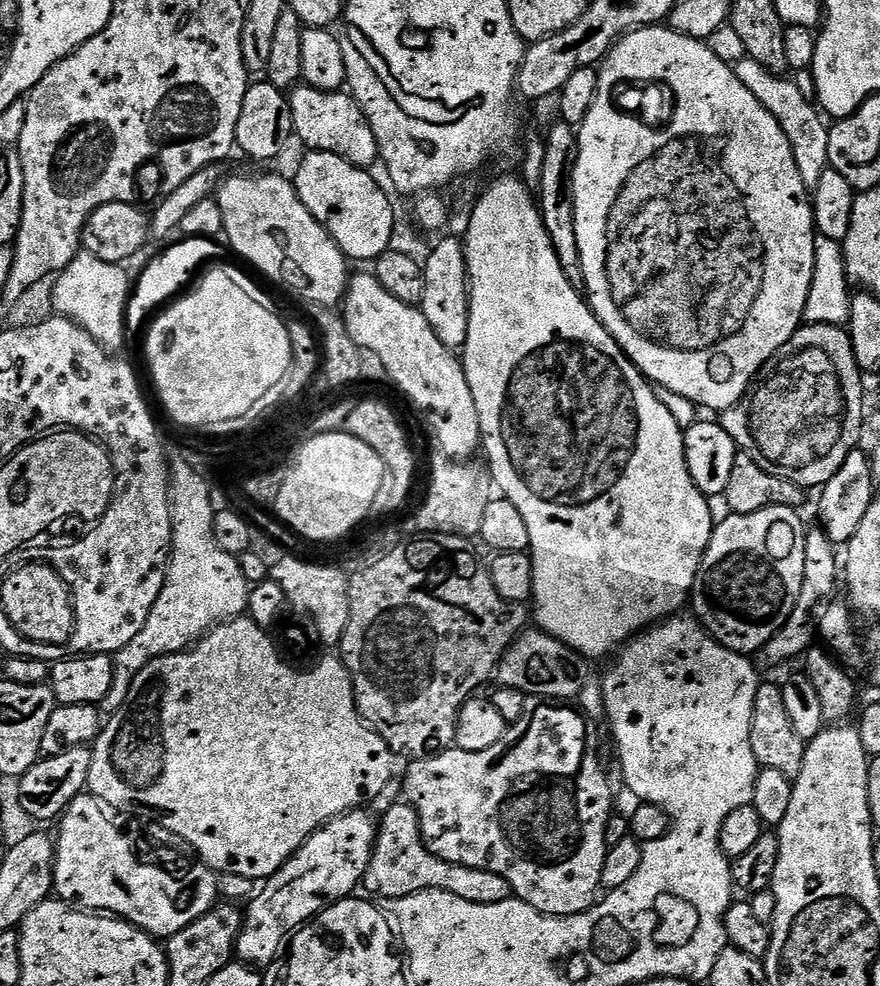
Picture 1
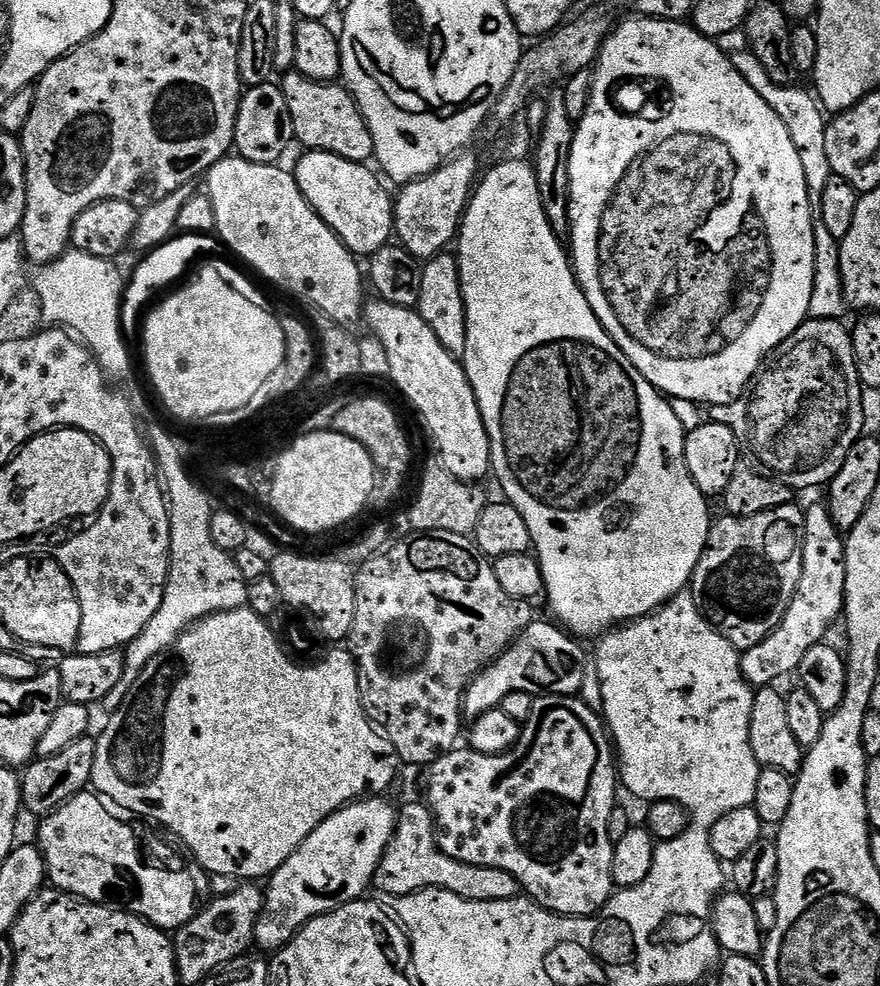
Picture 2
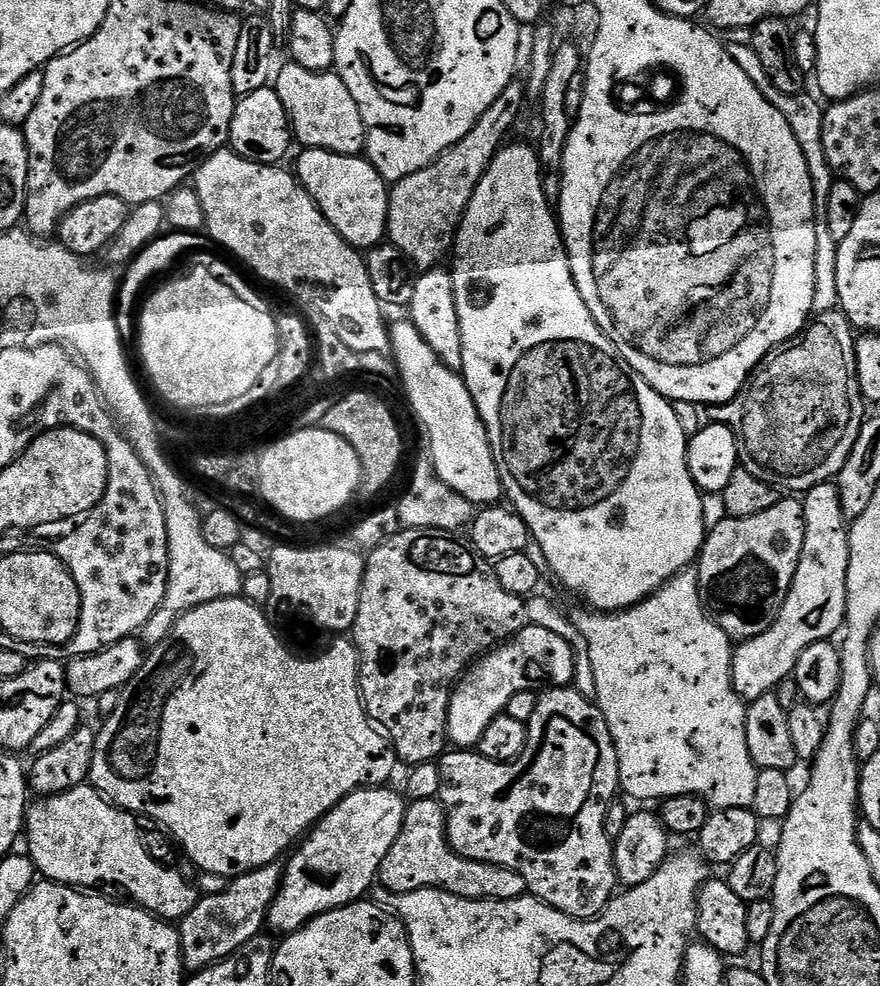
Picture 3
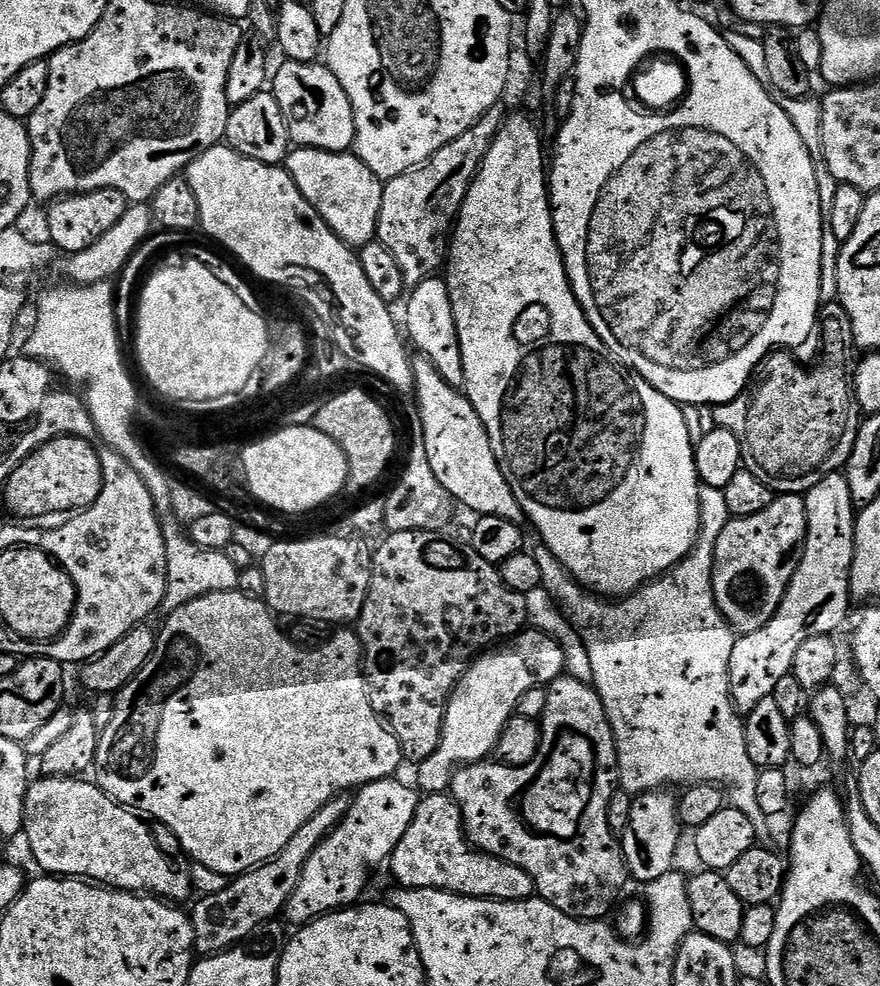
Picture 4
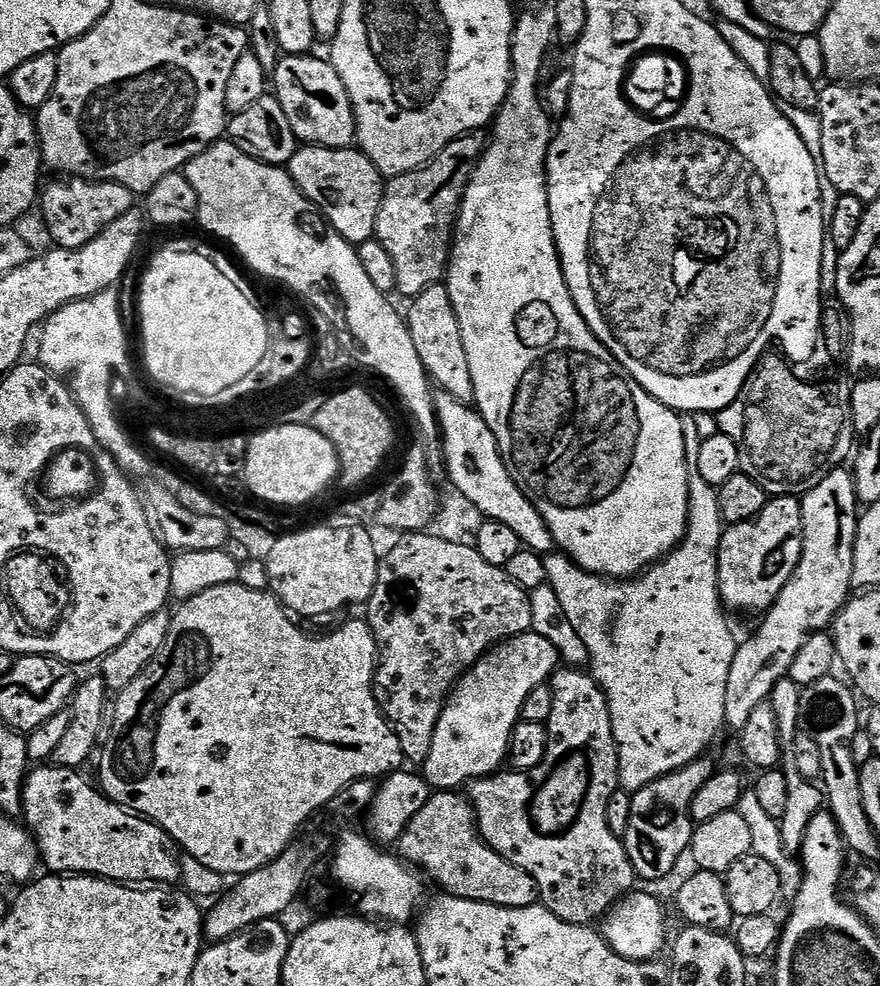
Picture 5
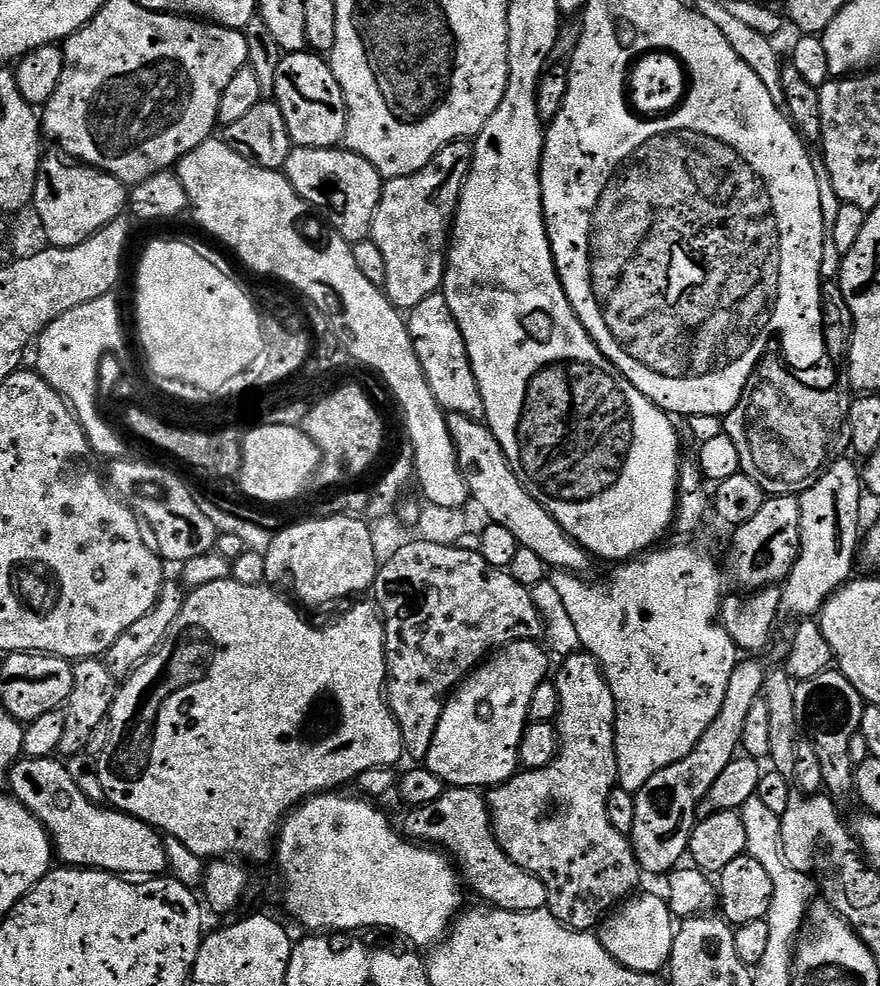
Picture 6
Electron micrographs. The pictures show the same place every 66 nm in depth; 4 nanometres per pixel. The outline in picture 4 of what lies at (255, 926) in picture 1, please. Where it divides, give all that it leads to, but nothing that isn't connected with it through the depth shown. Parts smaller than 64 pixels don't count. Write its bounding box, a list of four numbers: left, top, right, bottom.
[283,778,421,926]

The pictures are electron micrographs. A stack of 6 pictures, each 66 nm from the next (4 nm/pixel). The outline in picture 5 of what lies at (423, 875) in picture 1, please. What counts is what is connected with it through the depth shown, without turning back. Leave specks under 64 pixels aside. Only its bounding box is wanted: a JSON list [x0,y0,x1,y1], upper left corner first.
[398,790,537,908]

